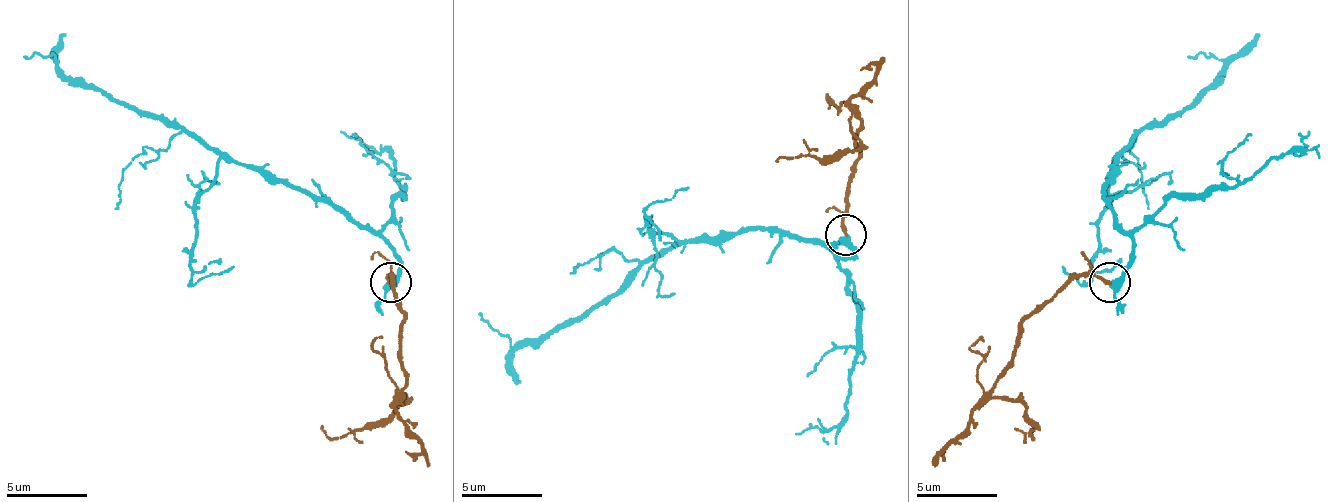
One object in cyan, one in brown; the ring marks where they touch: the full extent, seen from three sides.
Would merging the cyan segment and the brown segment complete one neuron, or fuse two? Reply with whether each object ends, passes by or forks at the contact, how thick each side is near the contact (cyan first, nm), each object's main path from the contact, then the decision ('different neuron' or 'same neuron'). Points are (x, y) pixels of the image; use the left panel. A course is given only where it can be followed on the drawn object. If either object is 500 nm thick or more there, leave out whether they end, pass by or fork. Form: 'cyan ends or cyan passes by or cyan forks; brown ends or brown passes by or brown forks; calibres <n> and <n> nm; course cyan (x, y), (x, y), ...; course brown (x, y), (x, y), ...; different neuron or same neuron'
cyan passes by; brown ends; calibres 380 and 220 nm; course cyan (390, 281), (398, 261), (382, 240), (308, 196), (219, 159), (190, 135), (36, 53), (24, 57); course brown (390, 281), (402, 322), (406, 383), (394, 395), (402, 399), (386, 419), (345, 436), (329, 436), (321, 423); same neuron

